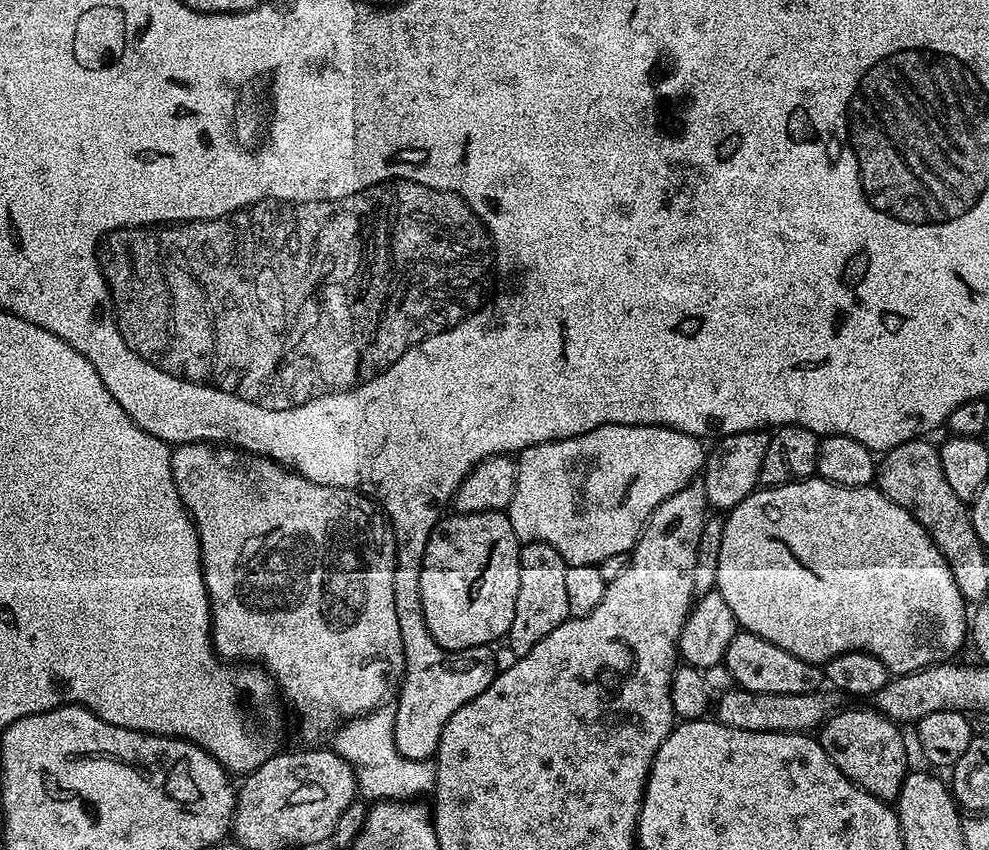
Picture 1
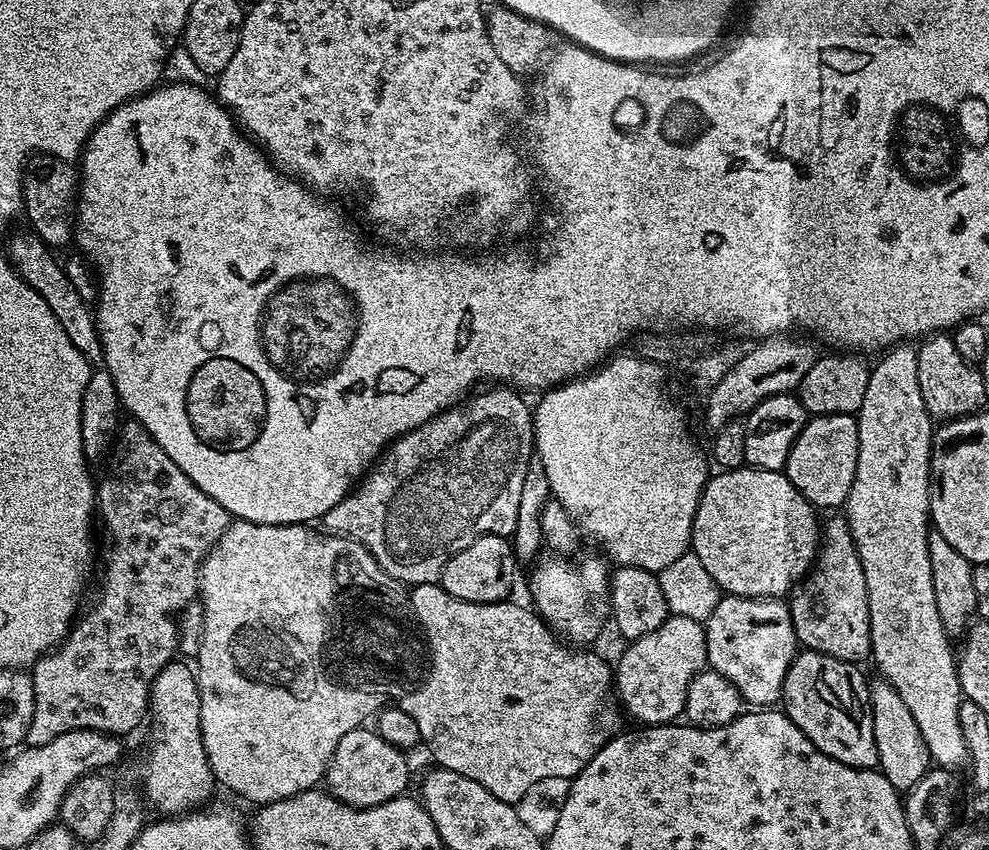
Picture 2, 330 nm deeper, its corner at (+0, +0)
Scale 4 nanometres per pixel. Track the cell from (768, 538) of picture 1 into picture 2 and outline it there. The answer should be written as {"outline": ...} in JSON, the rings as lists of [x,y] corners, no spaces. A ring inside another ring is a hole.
{"outline":[[[730,468],[709,475],[694,514],[691,551],[714,578],[721,593],[746,598],[784,598],[807,577],[820,547],[821,525],[812,503],[788,481],[783,472],[761,468]]]}

